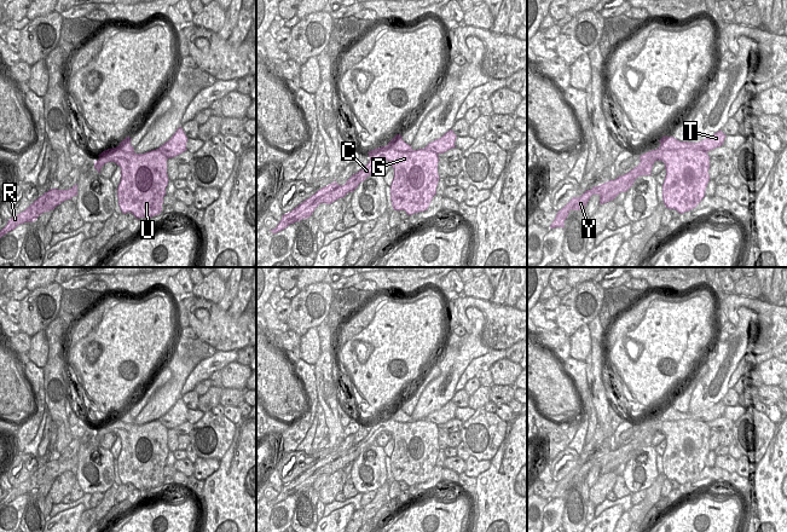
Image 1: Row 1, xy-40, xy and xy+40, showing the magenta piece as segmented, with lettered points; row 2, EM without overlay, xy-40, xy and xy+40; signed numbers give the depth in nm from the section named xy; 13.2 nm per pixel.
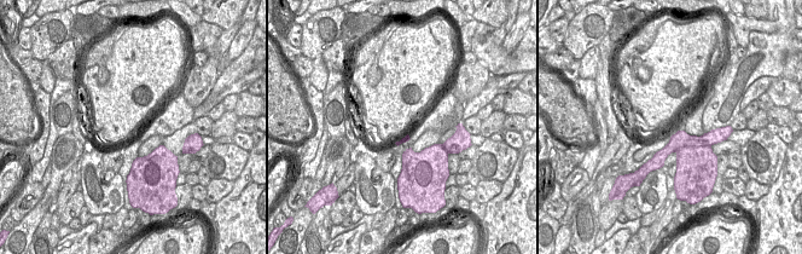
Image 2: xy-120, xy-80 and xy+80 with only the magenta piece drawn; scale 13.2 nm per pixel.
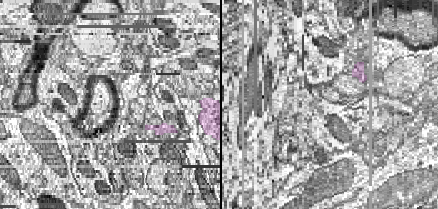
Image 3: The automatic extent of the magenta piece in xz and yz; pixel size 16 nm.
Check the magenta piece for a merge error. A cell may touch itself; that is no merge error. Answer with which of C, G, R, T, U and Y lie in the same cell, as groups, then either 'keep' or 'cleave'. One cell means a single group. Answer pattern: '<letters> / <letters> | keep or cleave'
C T / G R U Y | cleave

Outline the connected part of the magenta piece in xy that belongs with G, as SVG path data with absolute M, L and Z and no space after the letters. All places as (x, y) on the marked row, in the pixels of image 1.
M387 145L368 152L369 157L376 161L389 161L394 168L394 178L390 185L390 201L394 210L405 210L407 215L424 212L428 209L433 197L436 195L439 183L436 152L418 149L411 151L397 151Z

